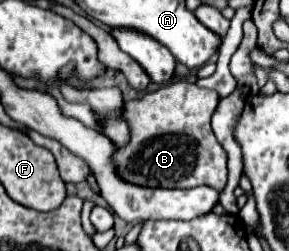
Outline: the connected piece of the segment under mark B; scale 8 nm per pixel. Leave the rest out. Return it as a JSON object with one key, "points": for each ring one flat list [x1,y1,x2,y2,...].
{"points":[[171,80,141,98,127,100,123,104,123,116,129,124,131,138,125,146,117,146,111,156,115,172,121,176,121,180,145,188,195,188,205,184,221,192,227,184,227,152,219,144,211,128,211,116,217,110,217,104,217,92,199,88,197,84,187,80]]}

